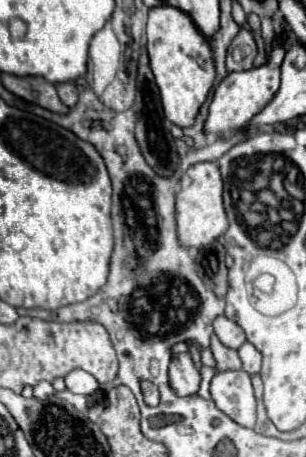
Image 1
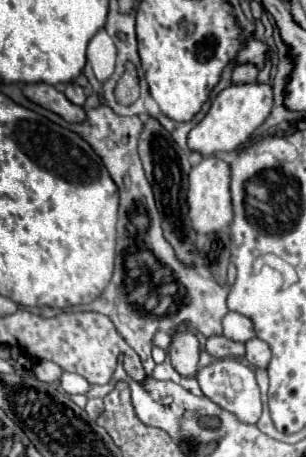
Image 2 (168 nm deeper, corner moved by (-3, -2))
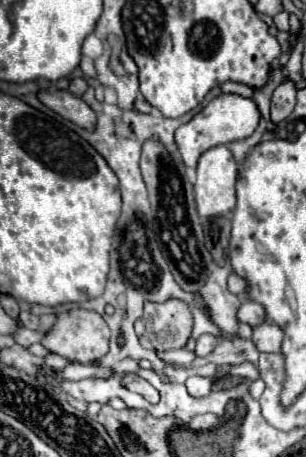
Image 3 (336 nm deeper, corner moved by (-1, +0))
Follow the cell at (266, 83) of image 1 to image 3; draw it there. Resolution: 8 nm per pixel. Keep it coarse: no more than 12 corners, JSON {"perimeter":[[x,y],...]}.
{"perimeter":[[215,97],[175,131],[187,167],[203,151],[243,141],[259,125],[253,99]]}

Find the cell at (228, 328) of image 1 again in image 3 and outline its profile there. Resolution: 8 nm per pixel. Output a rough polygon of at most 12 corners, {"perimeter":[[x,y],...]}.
{"perimeter":[[243,301],[237,321],[257,327],[265,321],[263,307]]}

